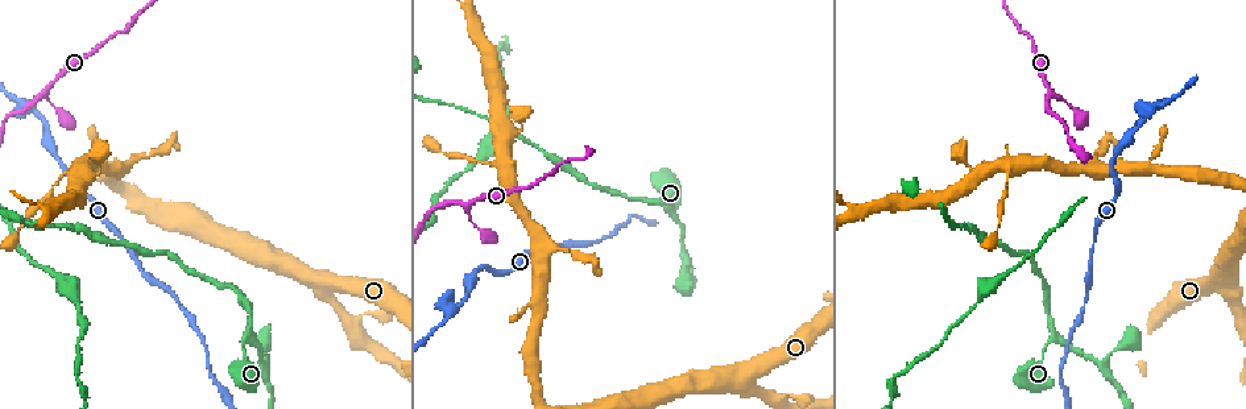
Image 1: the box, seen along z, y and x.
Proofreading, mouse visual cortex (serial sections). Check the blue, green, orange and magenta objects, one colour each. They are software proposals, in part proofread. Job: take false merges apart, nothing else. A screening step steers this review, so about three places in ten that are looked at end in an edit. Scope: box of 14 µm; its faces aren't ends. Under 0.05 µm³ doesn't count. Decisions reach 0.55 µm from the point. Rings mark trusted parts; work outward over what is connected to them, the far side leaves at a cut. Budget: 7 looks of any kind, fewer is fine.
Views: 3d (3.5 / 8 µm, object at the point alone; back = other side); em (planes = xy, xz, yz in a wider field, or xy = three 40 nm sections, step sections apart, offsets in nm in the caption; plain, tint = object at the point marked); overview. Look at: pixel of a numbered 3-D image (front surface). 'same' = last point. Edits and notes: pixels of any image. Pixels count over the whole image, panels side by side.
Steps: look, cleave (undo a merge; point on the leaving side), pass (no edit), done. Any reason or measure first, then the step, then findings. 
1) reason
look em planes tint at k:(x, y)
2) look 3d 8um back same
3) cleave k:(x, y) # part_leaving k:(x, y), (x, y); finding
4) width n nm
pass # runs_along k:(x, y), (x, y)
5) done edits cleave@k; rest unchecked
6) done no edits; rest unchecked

arms part here
look 3d 3.5um at 1:(242, 337)

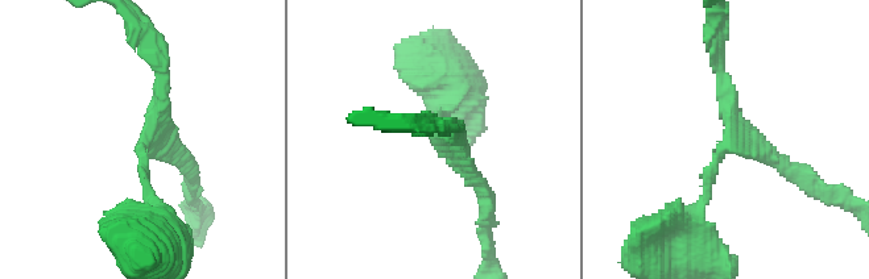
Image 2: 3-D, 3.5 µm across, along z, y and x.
arms 3; arm_widths 150, 150, 200 nm
look em xy step 3 tint at 2:(732, 144)

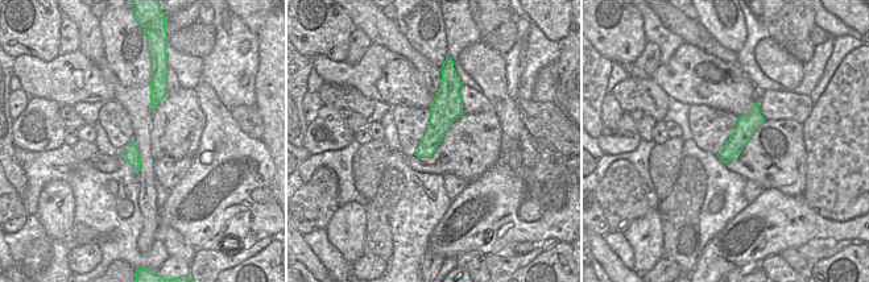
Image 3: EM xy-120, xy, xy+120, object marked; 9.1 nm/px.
pass # runs_along 2:(690, 219), (735, 129), (718, 61); one cell here

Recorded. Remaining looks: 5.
narrows sharply
look 3d 3.5um at 1:(259, 364)

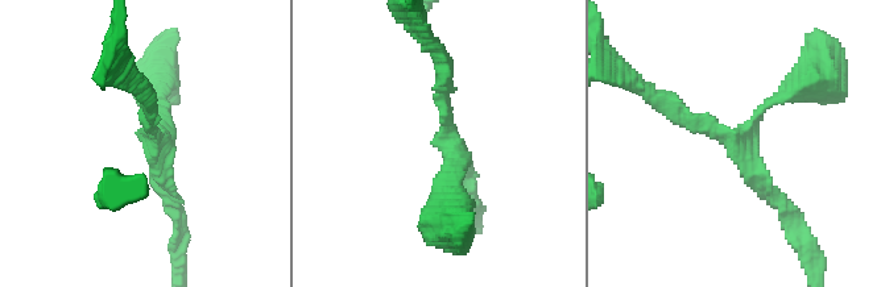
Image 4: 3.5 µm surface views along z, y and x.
pass # continuous, no second cell

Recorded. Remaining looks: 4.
arms part here
look 3d 8um at 1:(537, 308)

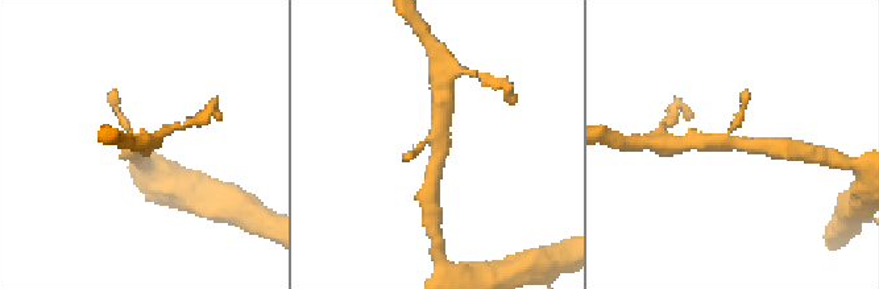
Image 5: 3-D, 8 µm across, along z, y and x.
look 3d 3.5um back at 5:(733, 140)

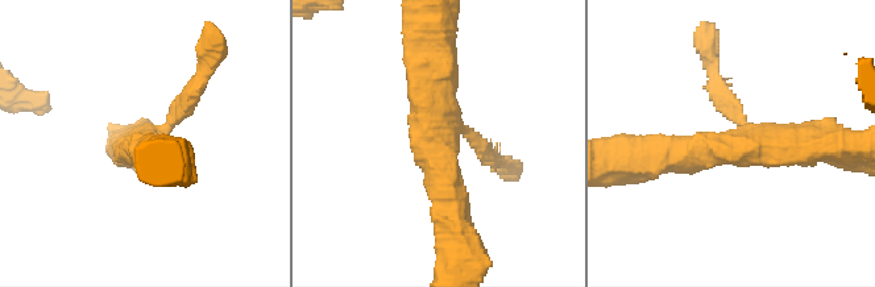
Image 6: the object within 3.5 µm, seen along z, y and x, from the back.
arms 3; arm_widths 200, 400, 450 nm
look em planes tint at 6:(742, 146)

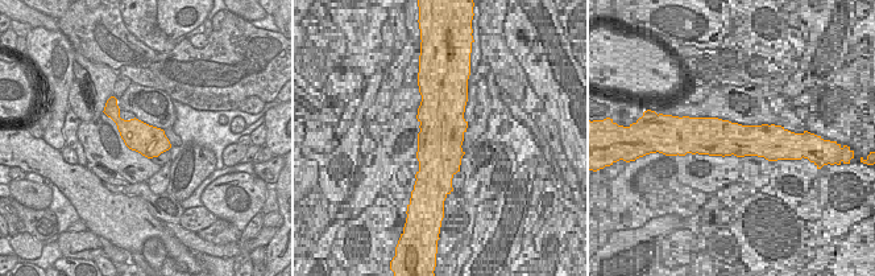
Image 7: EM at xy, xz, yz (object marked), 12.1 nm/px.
pass # runs_along 6:(448, 217), (432, 42); continuous, no second cell

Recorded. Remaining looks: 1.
done no edits; rest unchecked

